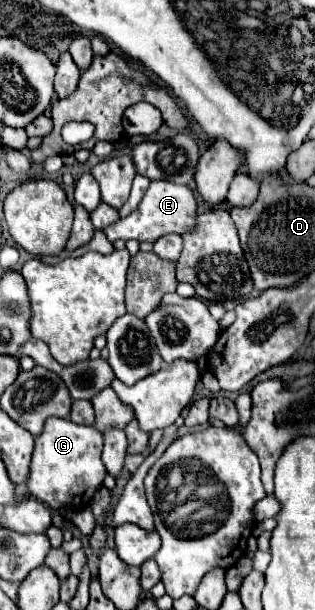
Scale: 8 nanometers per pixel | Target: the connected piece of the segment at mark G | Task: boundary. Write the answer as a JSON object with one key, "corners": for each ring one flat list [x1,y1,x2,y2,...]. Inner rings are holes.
{"corners":[[48,418,44,432,36,436,36,446,32,454,30,478,28,478,28,492,46,506,58,510,62,506,72,504,70,508,86,508,94,492,102,486,106,476,106,466,102,462,102,434,92,426,74,424,68,418],[78,488,78,494,72,490]]}

